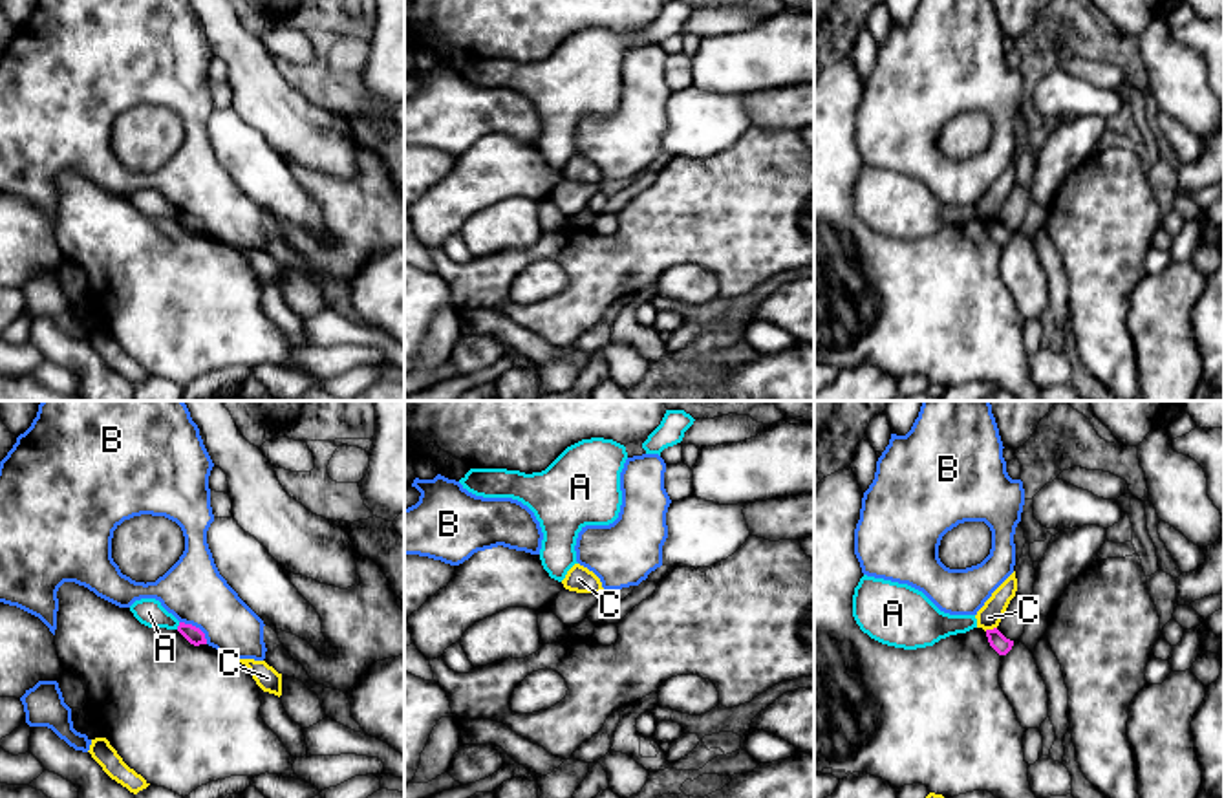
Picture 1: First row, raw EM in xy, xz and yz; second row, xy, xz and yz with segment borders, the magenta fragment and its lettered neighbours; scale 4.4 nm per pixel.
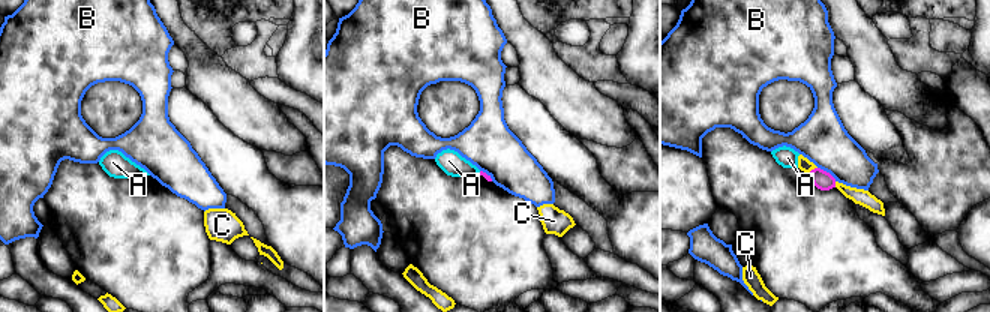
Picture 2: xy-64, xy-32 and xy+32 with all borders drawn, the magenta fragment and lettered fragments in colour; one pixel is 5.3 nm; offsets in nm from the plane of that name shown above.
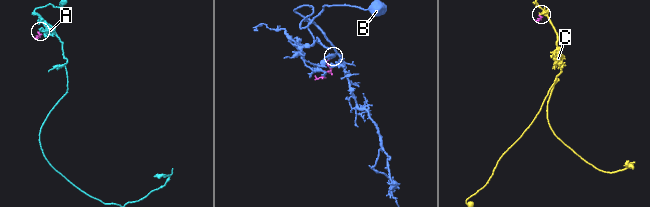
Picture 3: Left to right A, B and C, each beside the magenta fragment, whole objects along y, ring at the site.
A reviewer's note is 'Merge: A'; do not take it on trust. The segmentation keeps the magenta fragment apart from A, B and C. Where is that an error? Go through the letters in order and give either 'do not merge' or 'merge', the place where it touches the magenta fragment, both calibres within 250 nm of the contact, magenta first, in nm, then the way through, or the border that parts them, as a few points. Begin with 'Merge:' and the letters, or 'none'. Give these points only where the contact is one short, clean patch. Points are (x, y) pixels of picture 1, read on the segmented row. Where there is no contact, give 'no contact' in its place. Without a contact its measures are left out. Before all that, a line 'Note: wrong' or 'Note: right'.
Note: wrong
Merge: none
A: do not merge | xy (178, 626) | 80/120 nm | along xy (180, 623), (176, 628)
B: do not merge | xy (194, 626) | 80/280 nm
C: do not merge | yz (990, 630) | 80/110 nm | along yz (996, 626), (985, 630)

